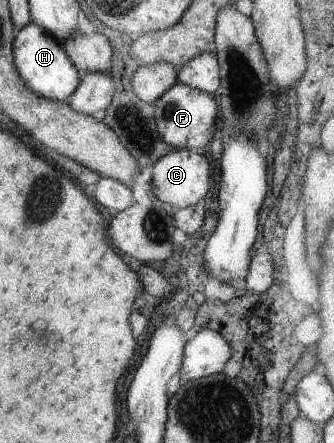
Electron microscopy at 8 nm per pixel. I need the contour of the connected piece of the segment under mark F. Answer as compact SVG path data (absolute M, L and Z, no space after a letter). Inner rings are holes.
M178 82L169 88L160 99L155 100L154 106L156 120L158 120L158 132L166 144L175 149L189 148L192 151L194 148L204 148L212 140L218 110L210 94Z

